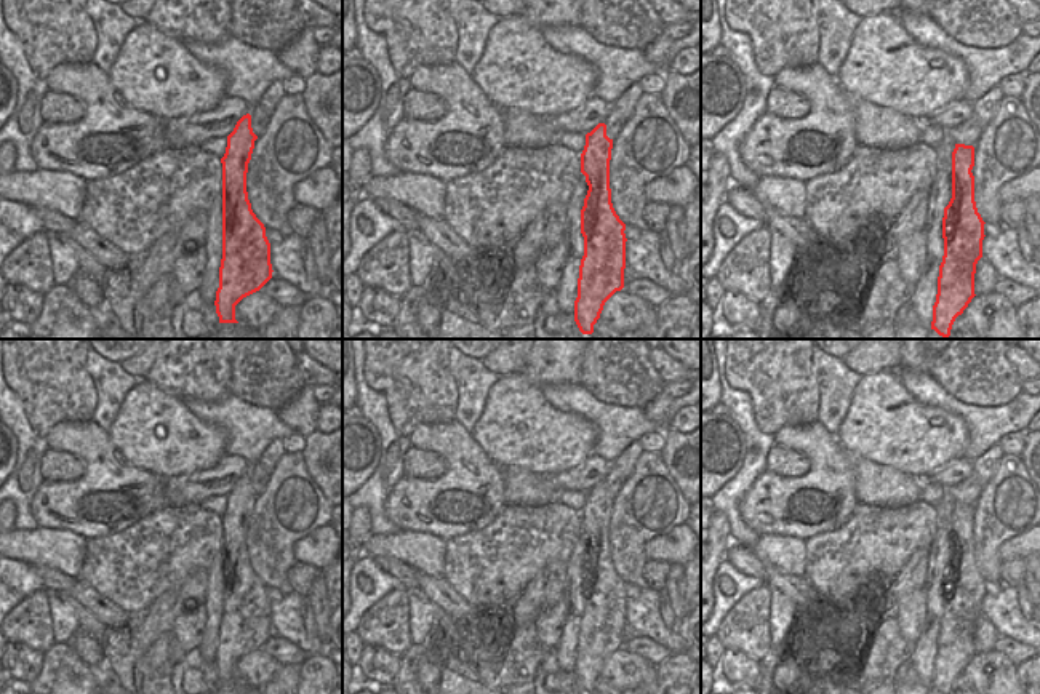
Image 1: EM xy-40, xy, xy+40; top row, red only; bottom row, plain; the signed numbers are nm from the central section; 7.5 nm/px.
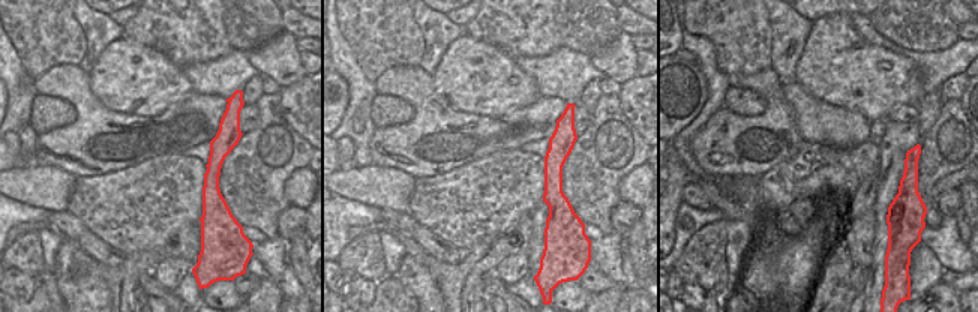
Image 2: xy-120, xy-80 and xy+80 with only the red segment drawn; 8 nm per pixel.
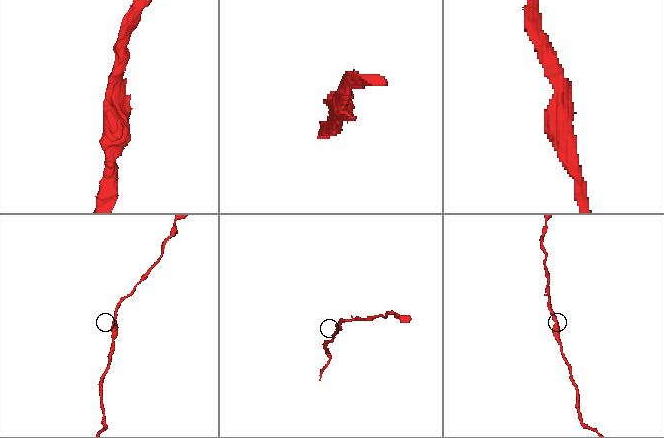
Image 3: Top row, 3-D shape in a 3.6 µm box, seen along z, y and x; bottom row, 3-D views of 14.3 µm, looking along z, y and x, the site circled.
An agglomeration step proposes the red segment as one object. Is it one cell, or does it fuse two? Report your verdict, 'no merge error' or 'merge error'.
no merge error

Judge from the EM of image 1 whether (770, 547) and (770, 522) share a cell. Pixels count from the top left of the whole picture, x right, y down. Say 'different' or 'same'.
different

